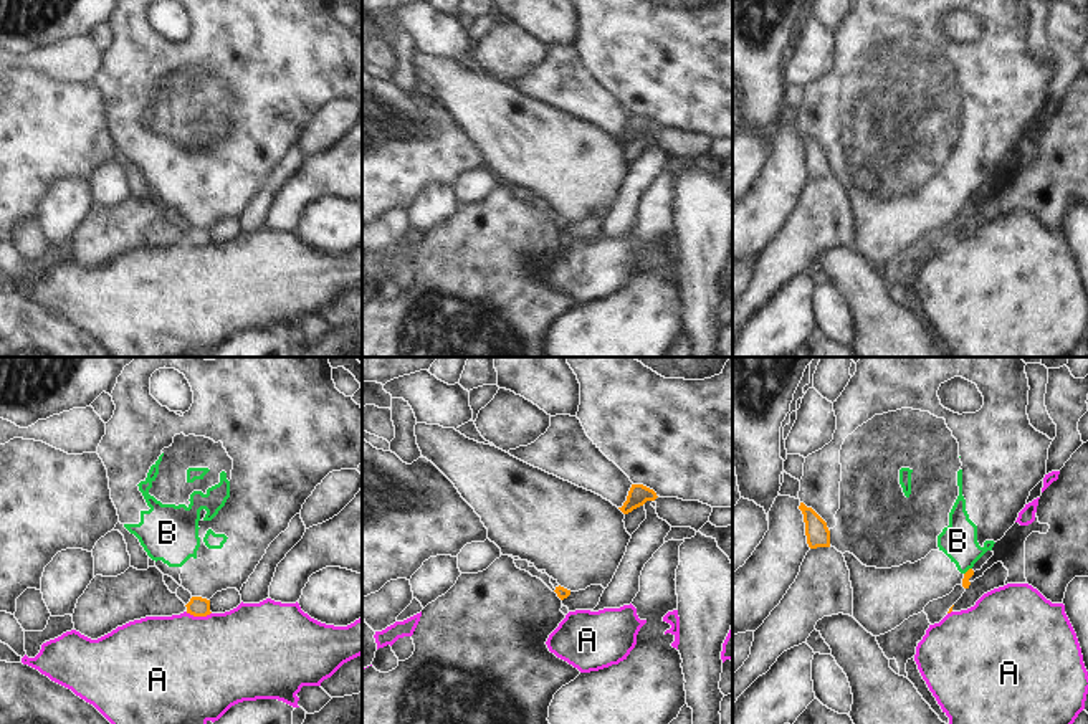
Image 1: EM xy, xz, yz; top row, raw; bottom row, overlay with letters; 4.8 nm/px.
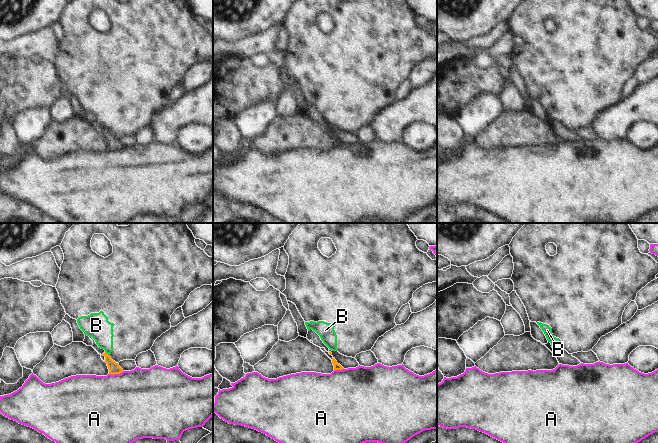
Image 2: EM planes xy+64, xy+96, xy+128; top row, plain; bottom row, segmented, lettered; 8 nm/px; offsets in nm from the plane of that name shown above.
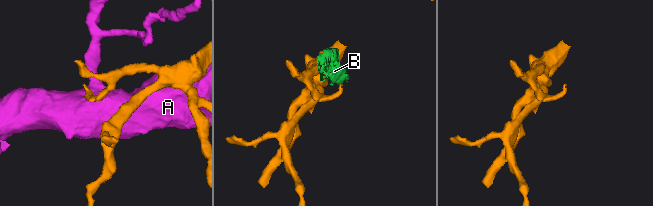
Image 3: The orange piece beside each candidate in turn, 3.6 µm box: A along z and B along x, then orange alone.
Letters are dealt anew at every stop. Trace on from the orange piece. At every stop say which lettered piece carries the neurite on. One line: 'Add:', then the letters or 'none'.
Add: none.

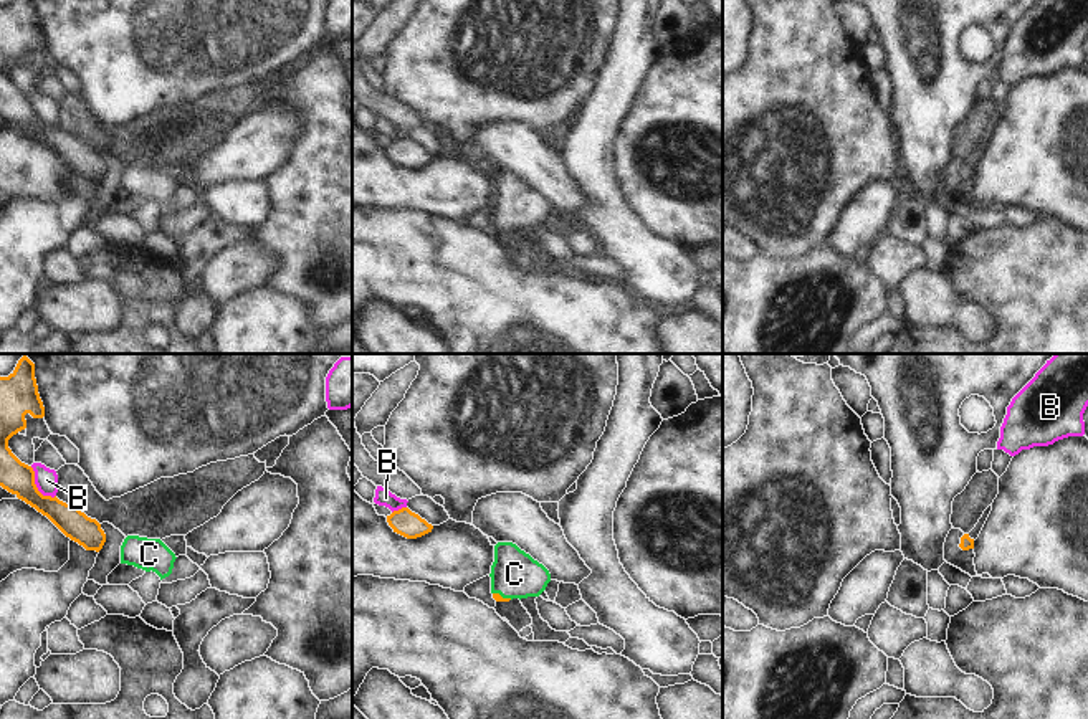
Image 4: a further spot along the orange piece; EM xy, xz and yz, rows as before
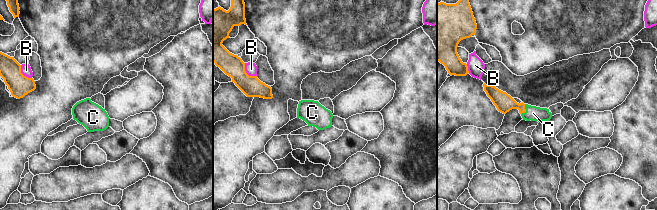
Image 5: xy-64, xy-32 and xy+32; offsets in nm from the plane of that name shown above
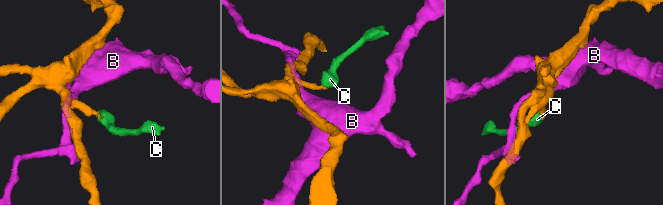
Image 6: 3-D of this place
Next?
Add: C.

